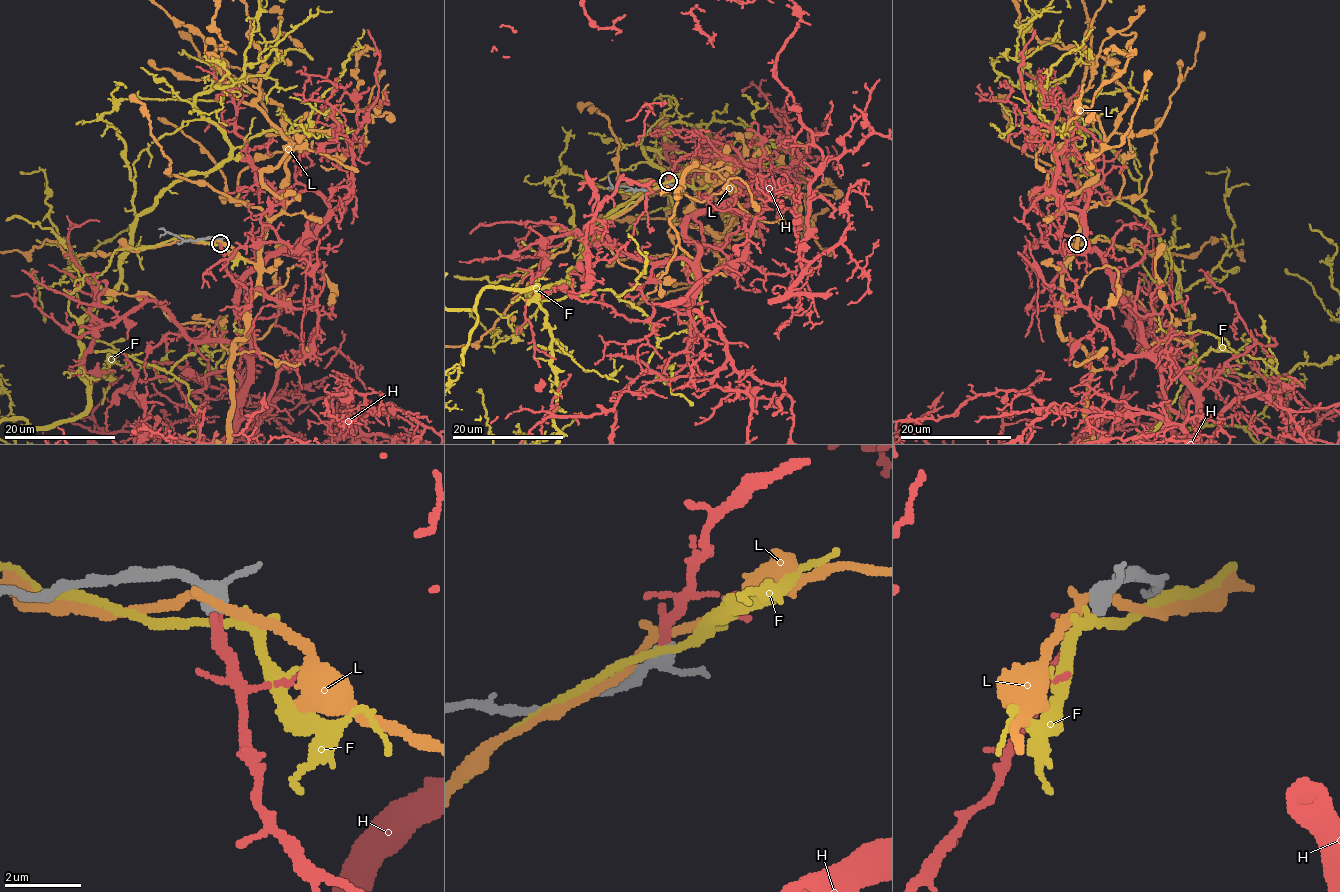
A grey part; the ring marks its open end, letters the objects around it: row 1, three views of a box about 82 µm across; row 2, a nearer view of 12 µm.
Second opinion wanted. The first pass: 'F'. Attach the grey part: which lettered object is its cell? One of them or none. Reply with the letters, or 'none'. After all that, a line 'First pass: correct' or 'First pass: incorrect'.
H
First pass: incorrect

